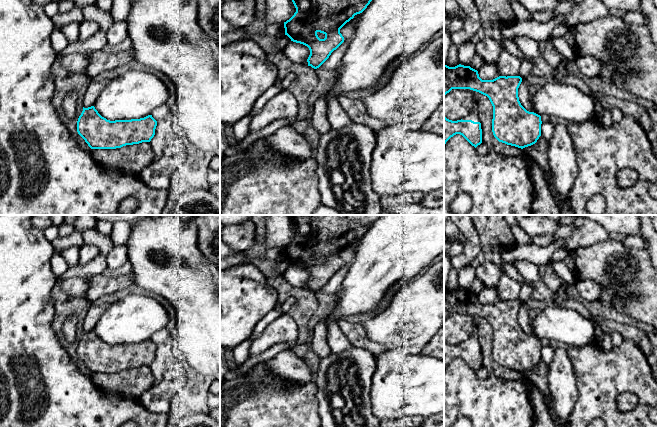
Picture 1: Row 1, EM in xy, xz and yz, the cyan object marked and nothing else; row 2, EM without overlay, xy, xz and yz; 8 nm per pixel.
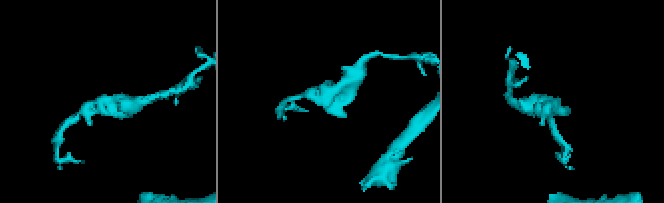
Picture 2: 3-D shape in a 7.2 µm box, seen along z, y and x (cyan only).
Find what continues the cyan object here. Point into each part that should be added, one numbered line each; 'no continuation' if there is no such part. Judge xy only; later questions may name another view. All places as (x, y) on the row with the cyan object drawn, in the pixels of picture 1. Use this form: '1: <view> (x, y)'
no continuation

